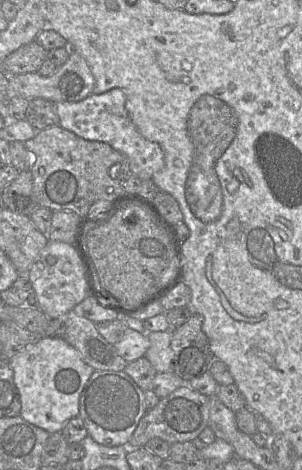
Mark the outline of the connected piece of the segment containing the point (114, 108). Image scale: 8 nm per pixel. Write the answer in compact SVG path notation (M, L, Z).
M113 88L102 94L91 94L78 102L54 103L59 125L86 140L102 141L126 155L131 175L142 181L151 180L164 167L164 152L156 142L143 137L126 111L126 96L121 89Z

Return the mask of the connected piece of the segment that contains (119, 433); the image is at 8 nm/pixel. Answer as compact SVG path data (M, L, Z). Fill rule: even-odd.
M94 371L80 396L79 417L88 435L107 447L128 446L146 412L144 391L125 371Z

